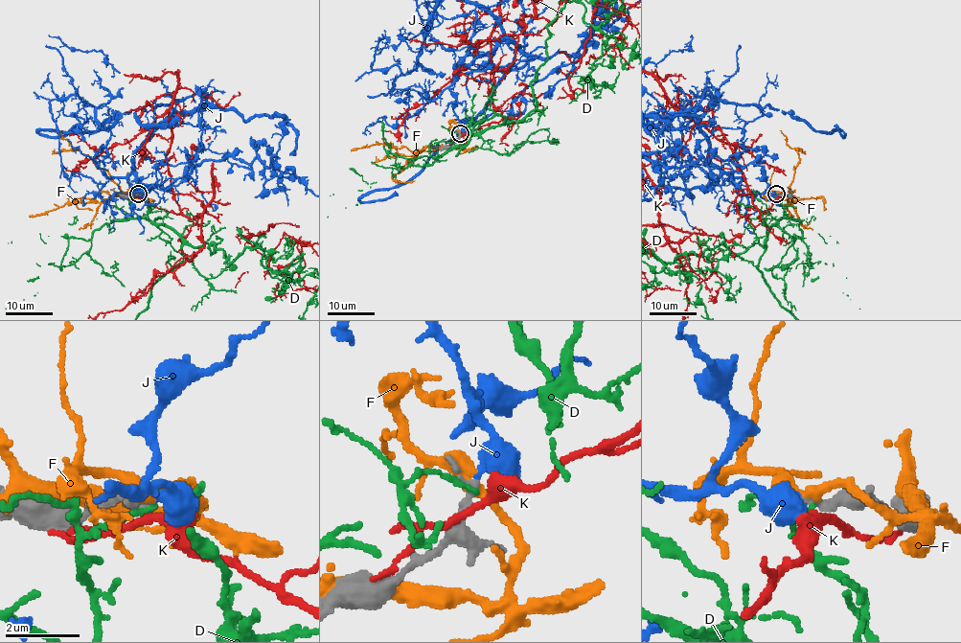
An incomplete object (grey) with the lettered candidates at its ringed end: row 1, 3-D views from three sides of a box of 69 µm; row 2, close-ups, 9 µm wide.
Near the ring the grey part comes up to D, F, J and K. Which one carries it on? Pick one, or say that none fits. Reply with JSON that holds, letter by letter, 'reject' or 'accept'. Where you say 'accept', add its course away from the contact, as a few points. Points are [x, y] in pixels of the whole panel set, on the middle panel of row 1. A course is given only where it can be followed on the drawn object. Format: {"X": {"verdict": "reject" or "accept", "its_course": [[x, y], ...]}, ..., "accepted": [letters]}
{"D": {"verdict": "reject"}, "F": {"verdict": "reject"}, "J": {"verdict": "accept"}, "K": {"verdict": "reject"}, "accepted": ["J"]}

